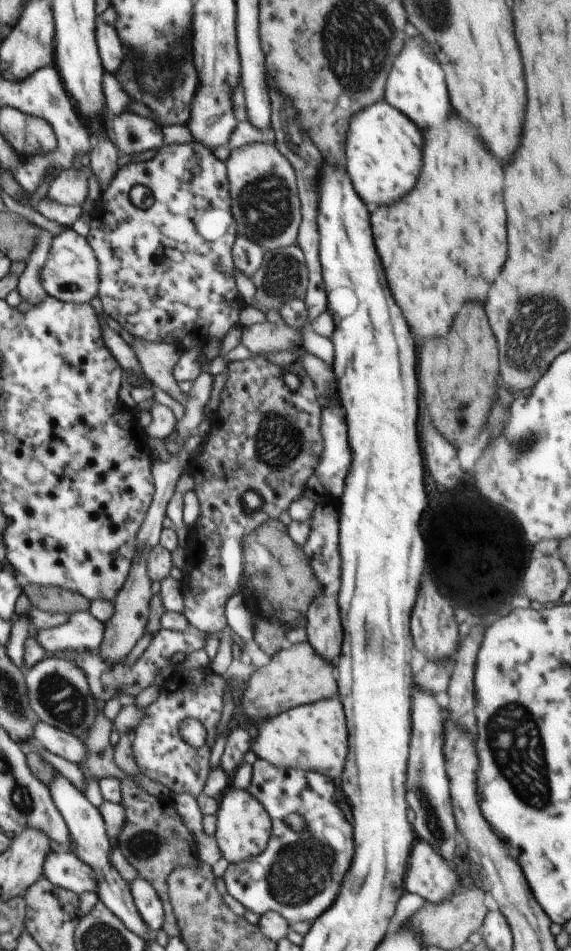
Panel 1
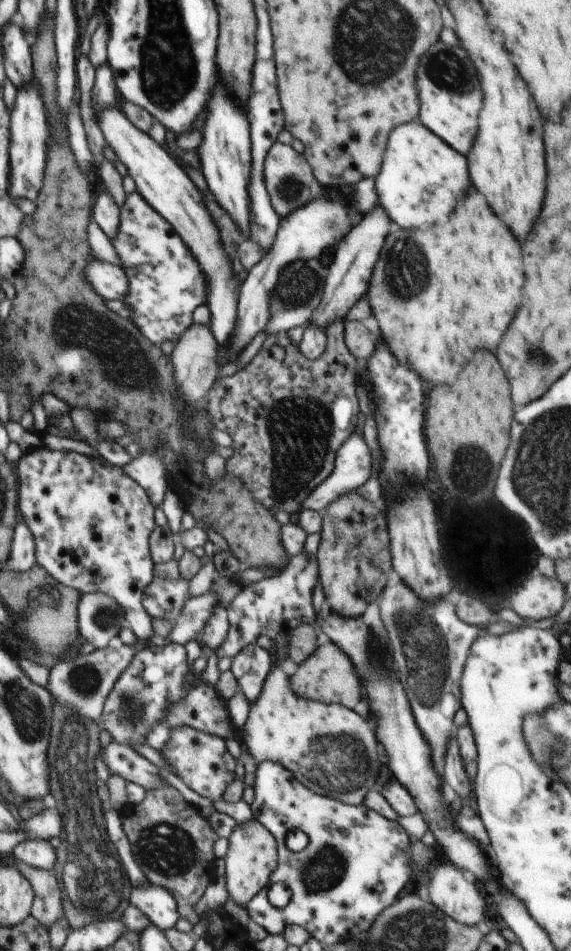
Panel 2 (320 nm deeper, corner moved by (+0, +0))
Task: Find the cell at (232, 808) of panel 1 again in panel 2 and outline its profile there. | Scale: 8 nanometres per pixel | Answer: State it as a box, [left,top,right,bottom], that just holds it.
[224,819,277,908]

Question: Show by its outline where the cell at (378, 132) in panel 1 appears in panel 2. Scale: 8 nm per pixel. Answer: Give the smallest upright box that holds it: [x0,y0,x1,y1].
[374,119,472,228]

